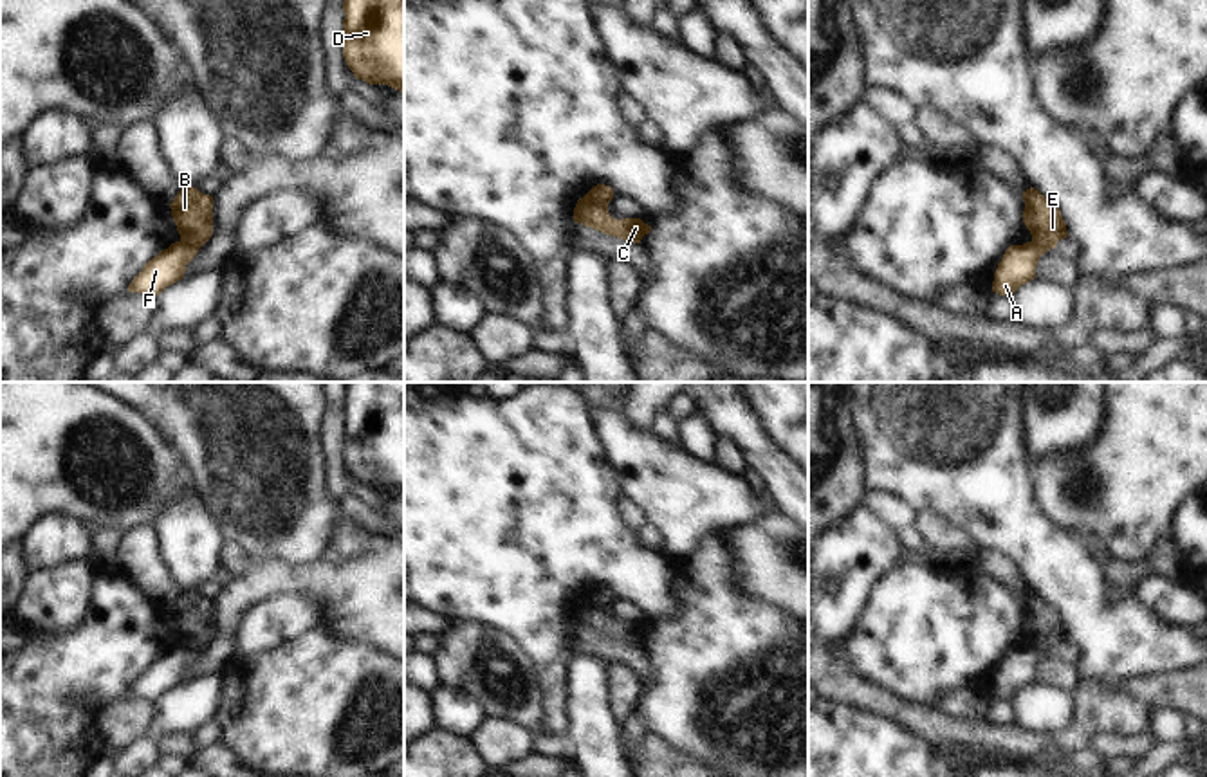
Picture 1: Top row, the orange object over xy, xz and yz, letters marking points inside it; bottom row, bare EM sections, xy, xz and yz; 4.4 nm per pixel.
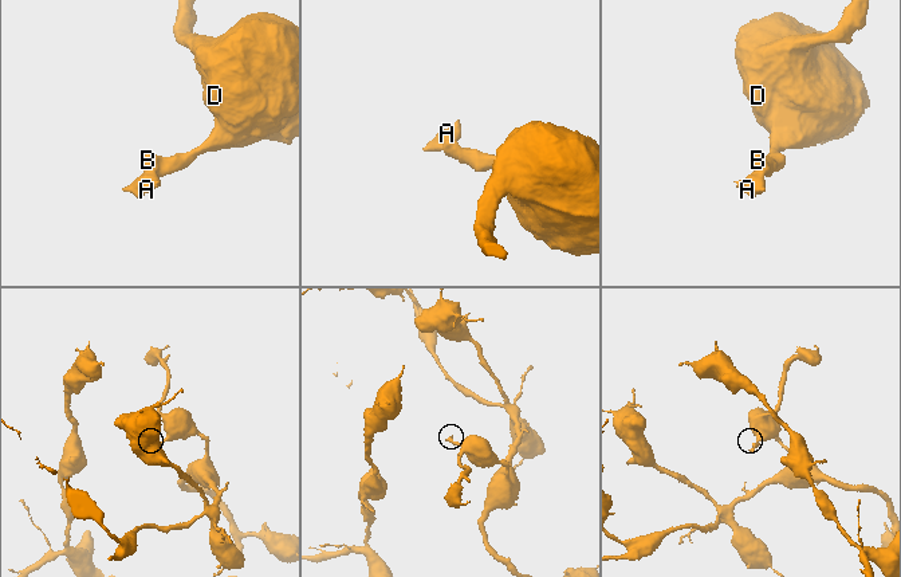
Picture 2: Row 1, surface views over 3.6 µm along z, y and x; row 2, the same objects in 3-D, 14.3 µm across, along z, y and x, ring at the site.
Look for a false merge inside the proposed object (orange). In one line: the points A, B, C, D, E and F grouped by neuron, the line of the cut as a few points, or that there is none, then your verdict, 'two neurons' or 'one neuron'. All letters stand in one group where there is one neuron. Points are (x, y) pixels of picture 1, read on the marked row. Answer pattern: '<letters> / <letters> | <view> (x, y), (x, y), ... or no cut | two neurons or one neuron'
A F / B C D E | xz (607, 202), (592, 202), (580, 220) | two neurons

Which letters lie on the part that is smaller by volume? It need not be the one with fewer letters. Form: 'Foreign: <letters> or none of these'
Foreign: A, F.

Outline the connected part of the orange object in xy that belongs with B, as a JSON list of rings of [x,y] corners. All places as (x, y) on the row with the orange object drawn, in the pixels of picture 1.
[[[182,187],[170,204],[180,242],[202,247],[213,234],[213,197]]]

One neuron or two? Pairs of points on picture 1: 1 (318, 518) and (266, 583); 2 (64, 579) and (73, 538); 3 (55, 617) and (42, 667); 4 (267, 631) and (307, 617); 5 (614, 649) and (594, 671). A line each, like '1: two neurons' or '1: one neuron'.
1: two neurons
2: two neurons
3: two neurons
4: one neuron
5: two neurons

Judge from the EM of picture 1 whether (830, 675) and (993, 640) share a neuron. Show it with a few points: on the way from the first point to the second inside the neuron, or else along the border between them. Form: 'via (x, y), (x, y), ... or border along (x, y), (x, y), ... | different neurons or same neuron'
border along (827, 646), (852, 669), (890, 689) | different neurons

